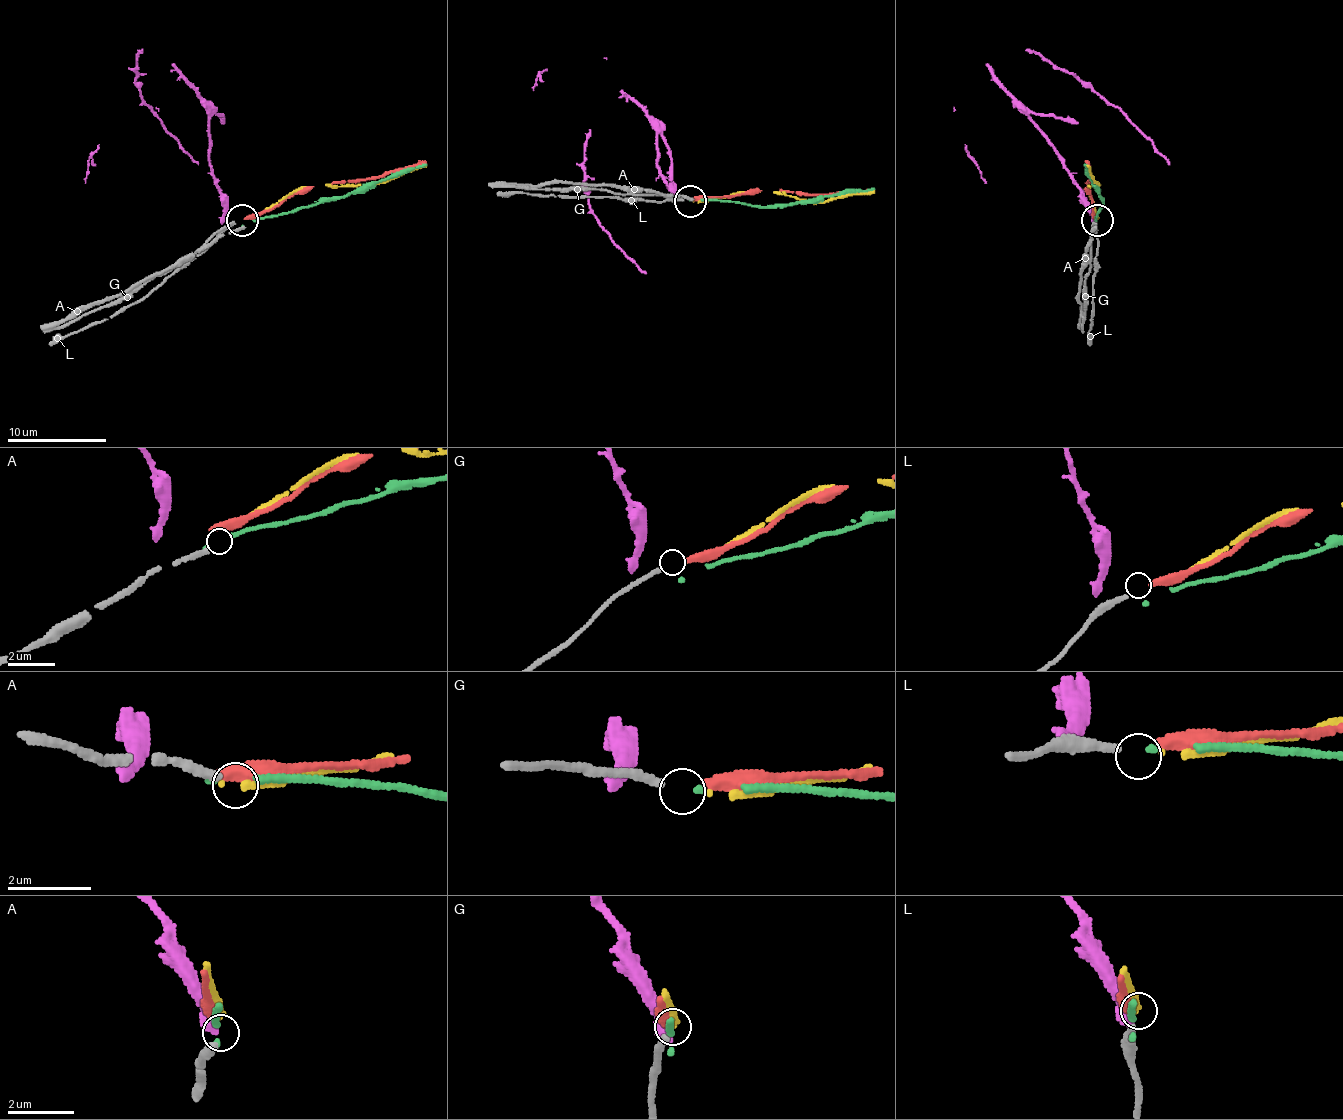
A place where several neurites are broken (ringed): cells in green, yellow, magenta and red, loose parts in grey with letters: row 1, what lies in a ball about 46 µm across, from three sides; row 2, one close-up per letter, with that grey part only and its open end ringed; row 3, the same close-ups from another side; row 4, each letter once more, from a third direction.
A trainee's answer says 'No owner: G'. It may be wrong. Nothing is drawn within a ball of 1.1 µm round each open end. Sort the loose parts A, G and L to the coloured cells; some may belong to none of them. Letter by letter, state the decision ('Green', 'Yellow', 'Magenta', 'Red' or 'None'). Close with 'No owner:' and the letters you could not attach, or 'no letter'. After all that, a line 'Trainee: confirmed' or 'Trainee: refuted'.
A: None
G: Red
L: Yellow
No owner: A
Trainee: refuted

